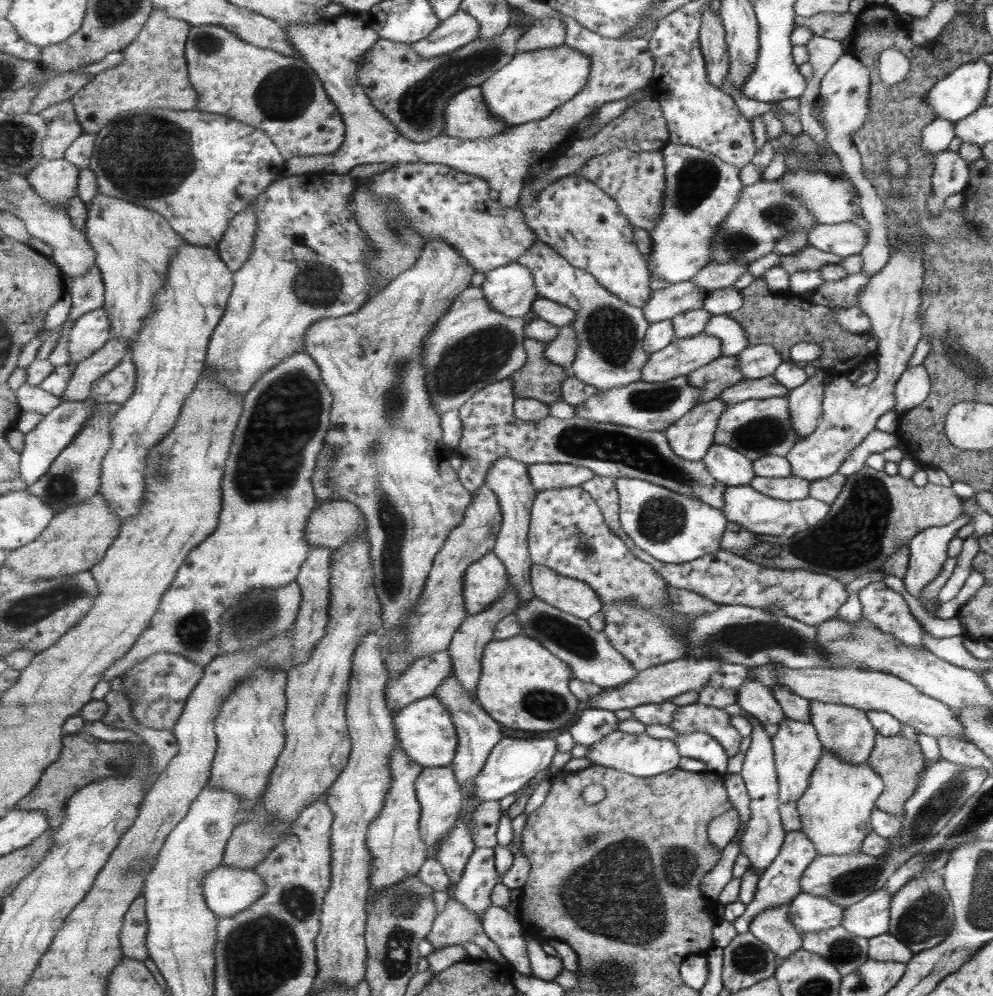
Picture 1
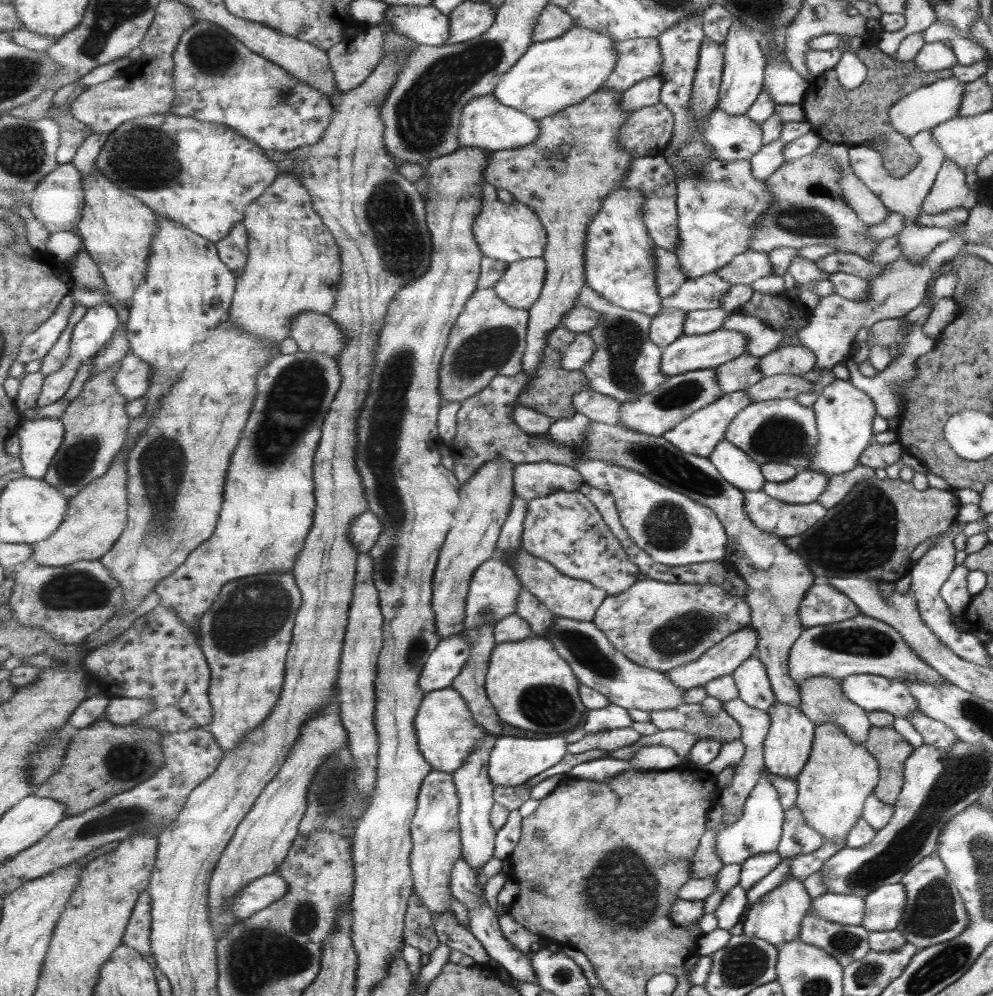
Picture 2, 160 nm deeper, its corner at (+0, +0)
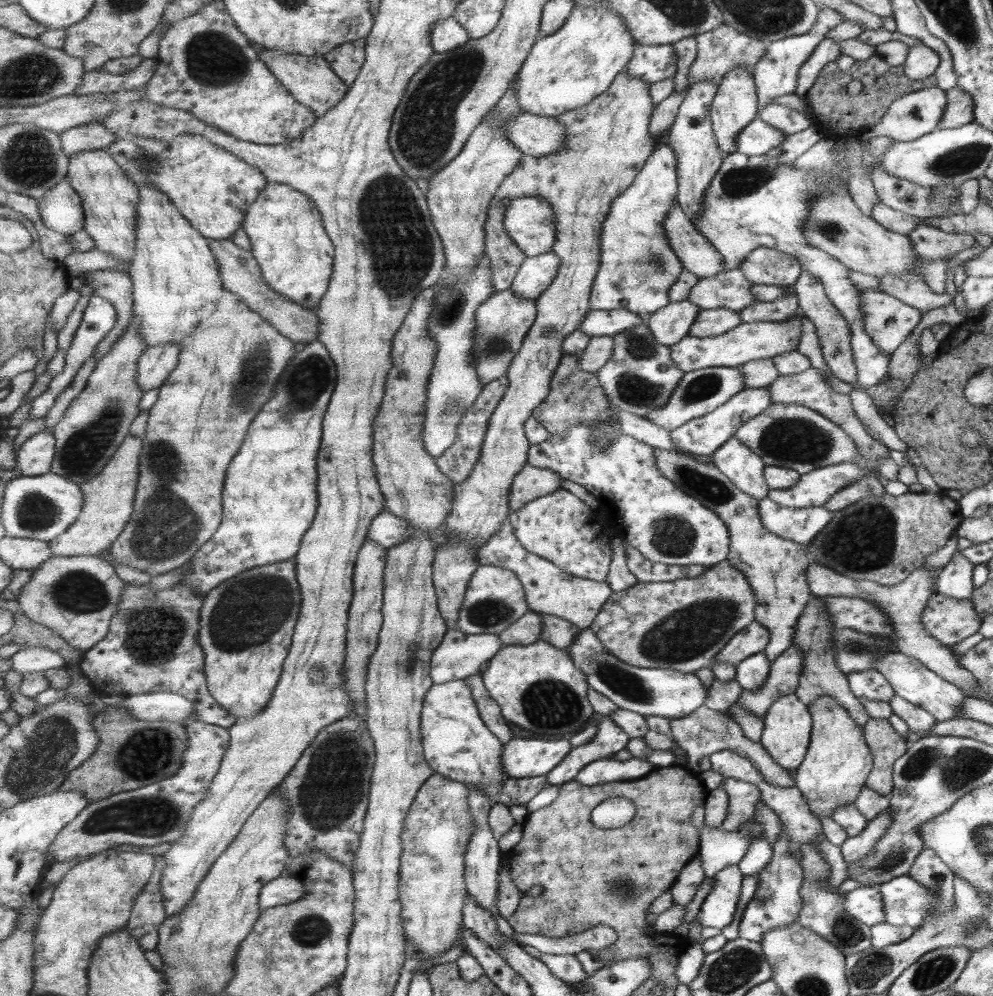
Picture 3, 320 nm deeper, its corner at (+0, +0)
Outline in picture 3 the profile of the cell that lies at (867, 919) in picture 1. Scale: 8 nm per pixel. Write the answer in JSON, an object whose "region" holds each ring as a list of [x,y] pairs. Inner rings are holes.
{"region":[[[901,875],[877,886],[882,898],[883,924],[915,930],[938,898],[909,875]]]}

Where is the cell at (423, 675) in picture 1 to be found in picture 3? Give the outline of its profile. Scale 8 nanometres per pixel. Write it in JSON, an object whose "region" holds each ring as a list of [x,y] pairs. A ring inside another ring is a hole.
{"region":[[[450,628],[432,658],[431,678],[434,684],[463,680],[479,674],[482,668],[494,659],[502,646],[499,635],[491,633],[474,635],[458,628]]]}

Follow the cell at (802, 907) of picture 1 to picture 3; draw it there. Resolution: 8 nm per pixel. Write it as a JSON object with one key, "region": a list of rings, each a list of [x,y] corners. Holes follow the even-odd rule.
{"region":[[[859,887],[841,894],[843,912],[871,928],[883,923],[882,898],[878,887]]]}

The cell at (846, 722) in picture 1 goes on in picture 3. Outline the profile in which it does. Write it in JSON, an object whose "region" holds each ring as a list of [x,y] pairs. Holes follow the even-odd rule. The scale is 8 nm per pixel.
{"region":[[[813,595],[813,598],[807,602],[801,616],[799,616],[797,634],[795,634],[792,643],[796,644],[798,648],[802,648],[803,668],[794,695],[807,706],[807,709],[808,704],[813,703],[815,699],[818,699],[818,696],[830,696],[835,703],[843,708],[844,712],[847,712],[851,721],[862,728],[865,722],[869,720],[869,716],[848,687],[846,674],[843,674],[836,665],[831,640],[833,626],[830,616],[827,614],[823,598]]]}

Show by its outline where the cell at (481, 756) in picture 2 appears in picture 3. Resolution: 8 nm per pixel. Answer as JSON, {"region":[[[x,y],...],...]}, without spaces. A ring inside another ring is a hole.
{"region":[[[469,788],[469,792],[470,811],[476,824],[476,831],[466,850],[466,887],[468,894],[476,900],[476,903],[490,911],[498,902],[498,882],[503,861],[502,848],[494,835],[493,828],[490,827],[490,812],[493,807],[490,798],[480,788]]]}

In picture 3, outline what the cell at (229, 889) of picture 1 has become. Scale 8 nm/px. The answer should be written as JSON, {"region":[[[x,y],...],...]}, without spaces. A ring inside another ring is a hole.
{"region":[[[283,874],[262,888],[259,904],[262,909],[278,907],[297,902],[306,894],[307,887],[302,880]]]}

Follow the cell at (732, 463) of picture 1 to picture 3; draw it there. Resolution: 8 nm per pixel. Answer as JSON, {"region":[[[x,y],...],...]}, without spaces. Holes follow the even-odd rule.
{"region":[[[737,437],[723,444],[711,456],[713,463],[725,473],[743,492],[753,496],[755,501],[765,497],[769,490],[765,480],[765,466],[760,456],[747,448]]]}

